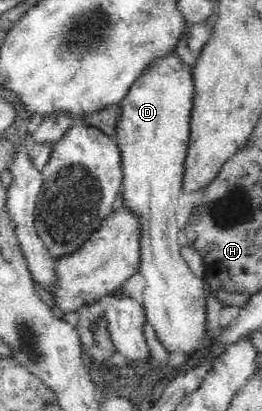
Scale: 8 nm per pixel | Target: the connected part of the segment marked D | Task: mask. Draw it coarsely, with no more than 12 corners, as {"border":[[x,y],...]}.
{"border":[[157,58],[121,102],[123,207],[144,314],[205,351],[207,291],[181,255],[193,75]]}

